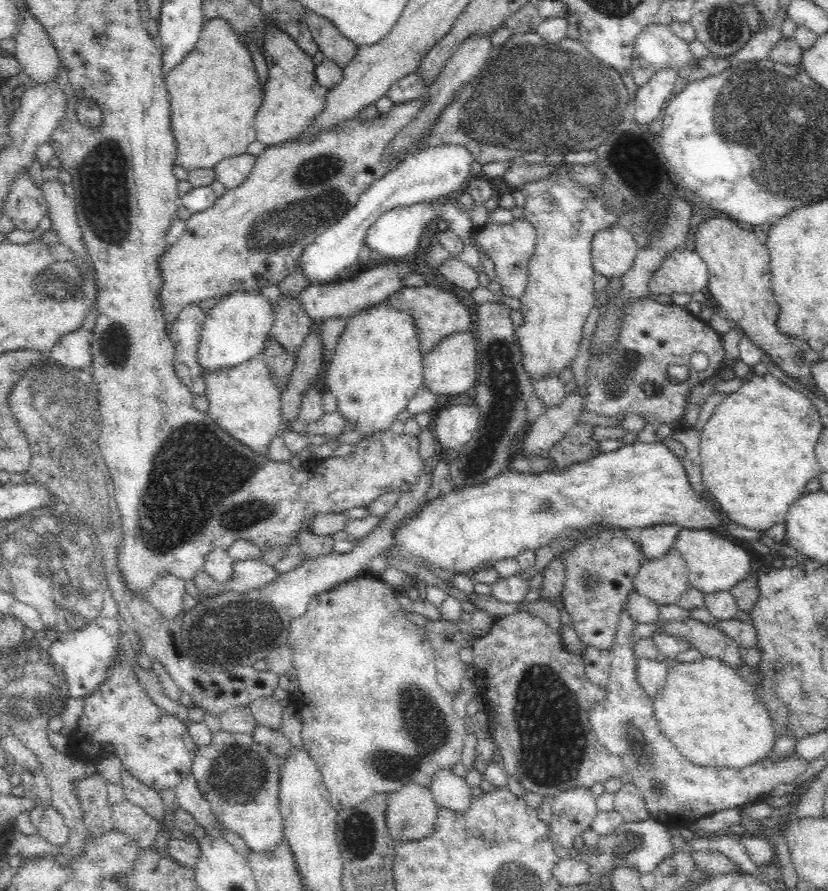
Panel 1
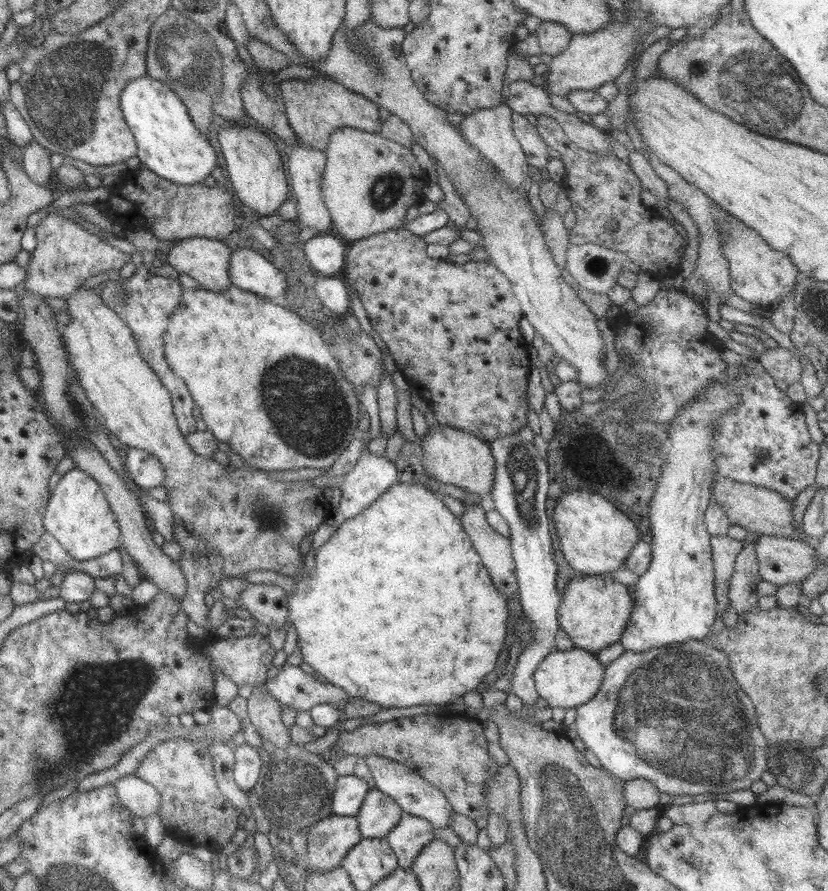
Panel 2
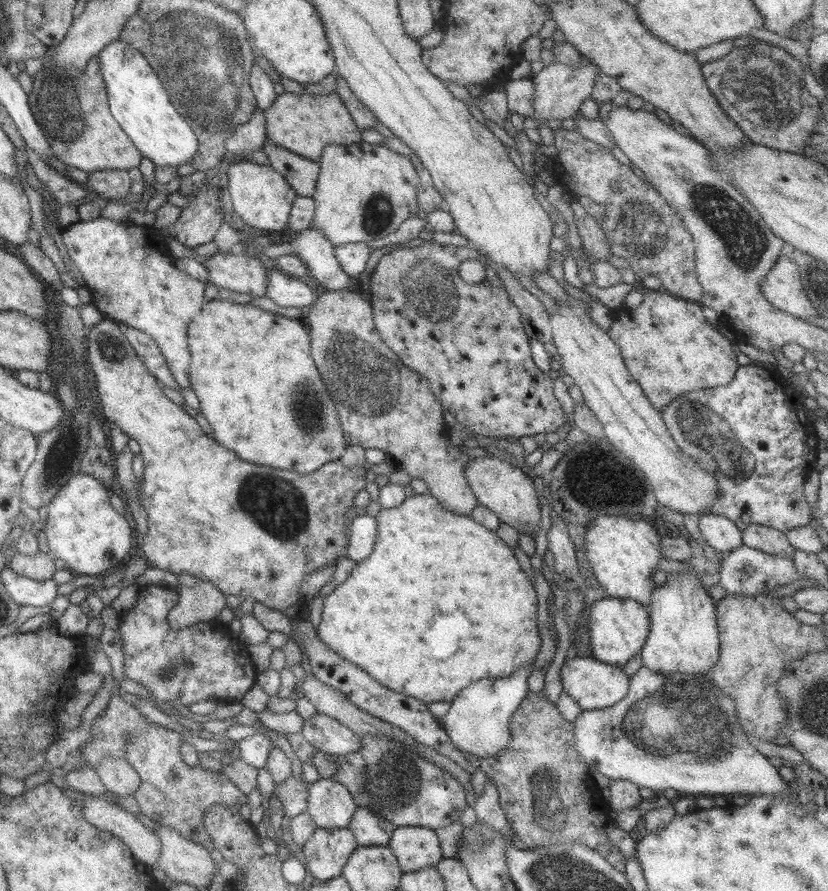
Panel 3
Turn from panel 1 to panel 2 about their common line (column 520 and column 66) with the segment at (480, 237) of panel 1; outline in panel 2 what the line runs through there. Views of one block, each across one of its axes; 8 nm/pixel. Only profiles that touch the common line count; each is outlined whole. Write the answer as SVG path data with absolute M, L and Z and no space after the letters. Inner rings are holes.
M60 213L44 216L36 231L36 247L32 250L24 288L38 296L62 297L71 295L85 280L107 270L119 270L131 261L131 255L110 245L98 235Z

